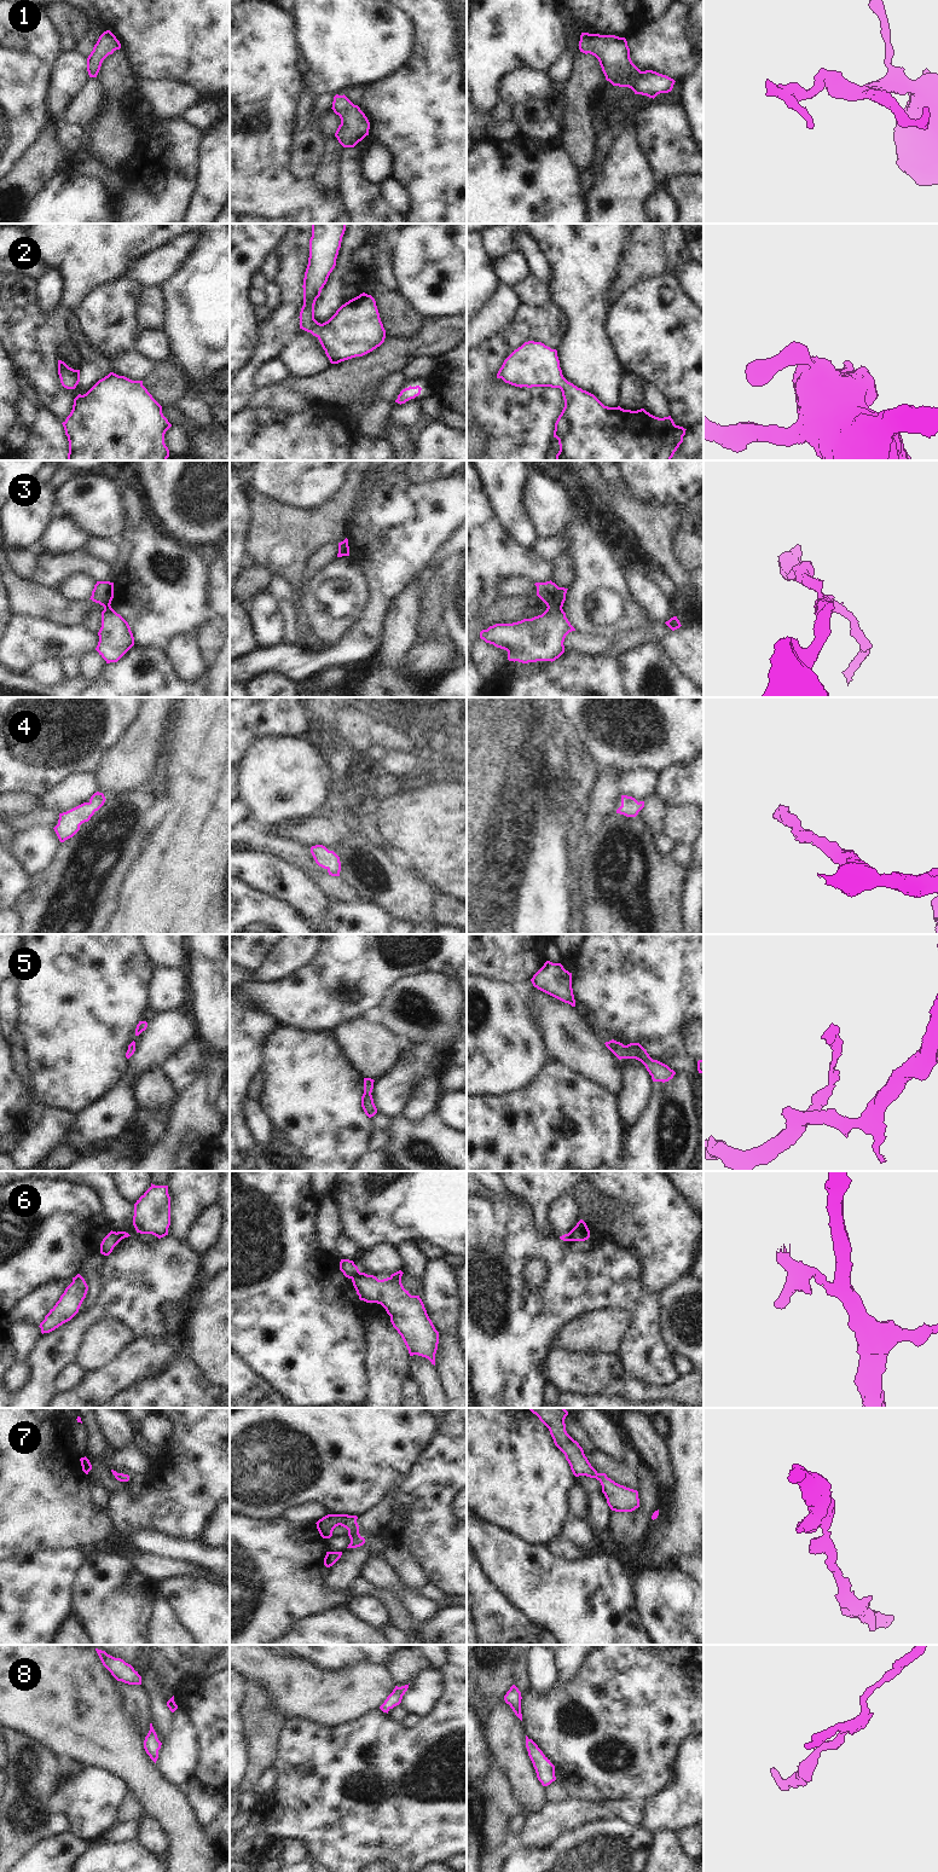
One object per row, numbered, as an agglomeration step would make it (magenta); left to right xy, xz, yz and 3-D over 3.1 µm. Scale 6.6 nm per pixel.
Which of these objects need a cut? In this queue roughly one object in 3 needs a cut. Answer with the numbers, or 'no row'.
3, 6

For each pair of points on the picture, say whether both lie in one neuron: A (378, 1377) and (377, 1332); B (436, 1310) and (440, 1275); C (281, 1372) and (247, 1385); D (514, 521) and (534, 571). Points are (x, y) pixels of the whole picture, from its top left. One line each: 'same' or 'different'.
A: same
B: same
C: different
D: different

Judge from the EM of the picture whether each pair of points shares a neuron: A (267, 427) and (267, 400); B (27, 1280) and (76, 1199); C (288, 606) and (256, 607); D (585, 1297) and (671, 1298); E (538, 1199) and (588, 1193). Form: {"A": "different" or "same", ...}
{"A": "different", "B": "same", "C": "different", "D": "different", "E": "same"}

